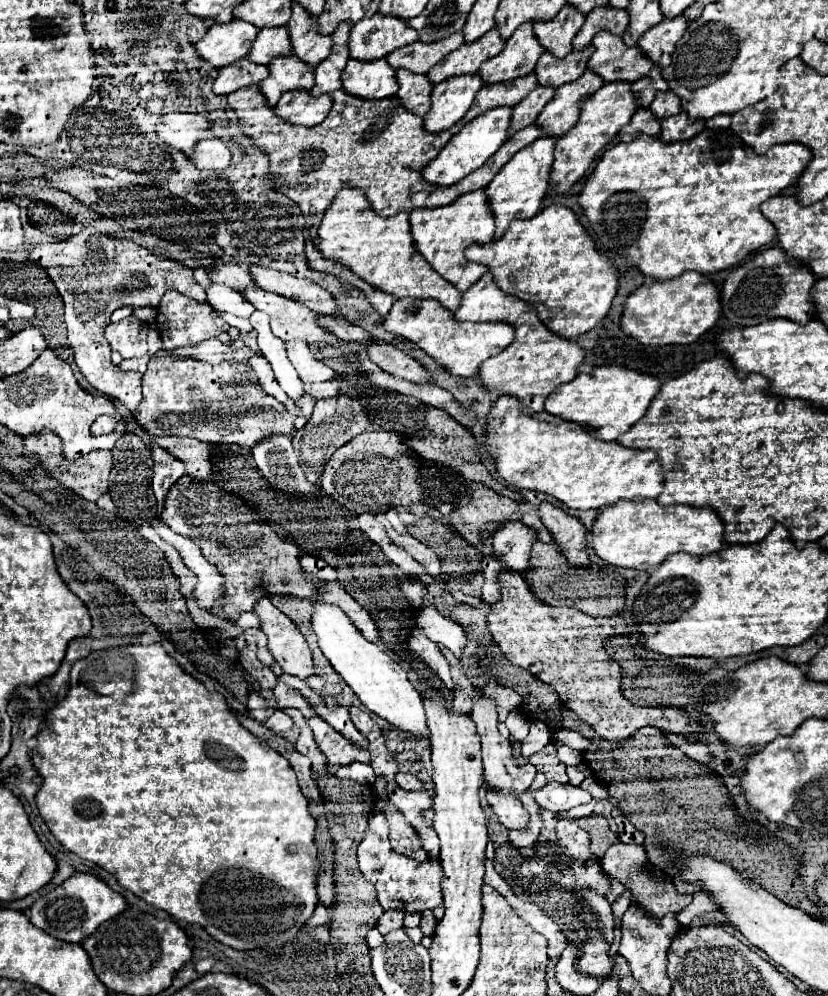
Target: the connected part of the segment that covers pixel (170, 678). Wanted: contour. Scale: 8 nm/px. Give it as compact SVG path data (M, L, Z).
M134 644L124 648L108 648L100 652L100 686L132 686L132 692L128 696L118 698L112 694L98 694L96 690L80 682L80 674L82 674L80 670L72 670L70 690L64 702L52 708L52 716L46 718L40 736L36 736L38 748L32 750L32 762L44 780L42 788L36 794L36 806L46 826L54 834L54 838L70 852L78 854L80 858L92 860L104 870L108 870L122 888L134 892L154 908L172 914L176 920L184 920L188 924L200 924L214 940L234 950L276 948L288 942L288 938L294 938L318 906L316 880L318 880L320 862L316 858L316 844L314 844L316 820L308 812L308 800L300 792L296 774L292 766L286 762L286 758L280 756L276 750L272 750L264 740L250 734L238 722L236 714L228 708L226 698L220 692L206 690L202 682L186 674L160 644L156 646Z

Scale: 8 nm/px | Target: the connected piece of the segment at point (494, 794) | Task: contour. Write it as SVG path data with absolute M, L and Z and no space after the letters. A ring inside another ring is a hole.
M486 788L486 800L506 828L518 830L528 824L528 810L514 794L502 794L500 790Z

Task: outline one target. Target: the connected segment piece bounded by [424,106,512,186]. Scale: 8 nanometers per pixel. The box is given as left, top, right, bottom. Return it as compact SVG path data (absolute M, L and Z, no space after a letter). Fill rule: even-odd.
M498 106L498 108L492 108L492 110L476 116L472 122L462 126L462 130L458 134L454 134L450 138L450 142L442 148L442 152L436 156L436 160L424 168L424 178L432 184L450 186L450 184L462 180L464 176L468 176L470 172L474 172L476 168L484 166L486 160L490 156L494 156L494 152L506 142L510 118L512 118L512 106Z

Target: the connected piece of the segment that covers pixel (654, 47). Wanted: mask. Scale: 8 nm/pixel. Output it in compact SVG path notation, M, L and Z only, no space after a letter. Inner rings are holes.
M684 14L676 18L664 18L660 26L654 26L646 34L642 34L638 46L640 50L644 50L644 54L650 56L654 64L664 68L672 62L672 50L676 48L676 42L682 38L686 26L688 18Z

